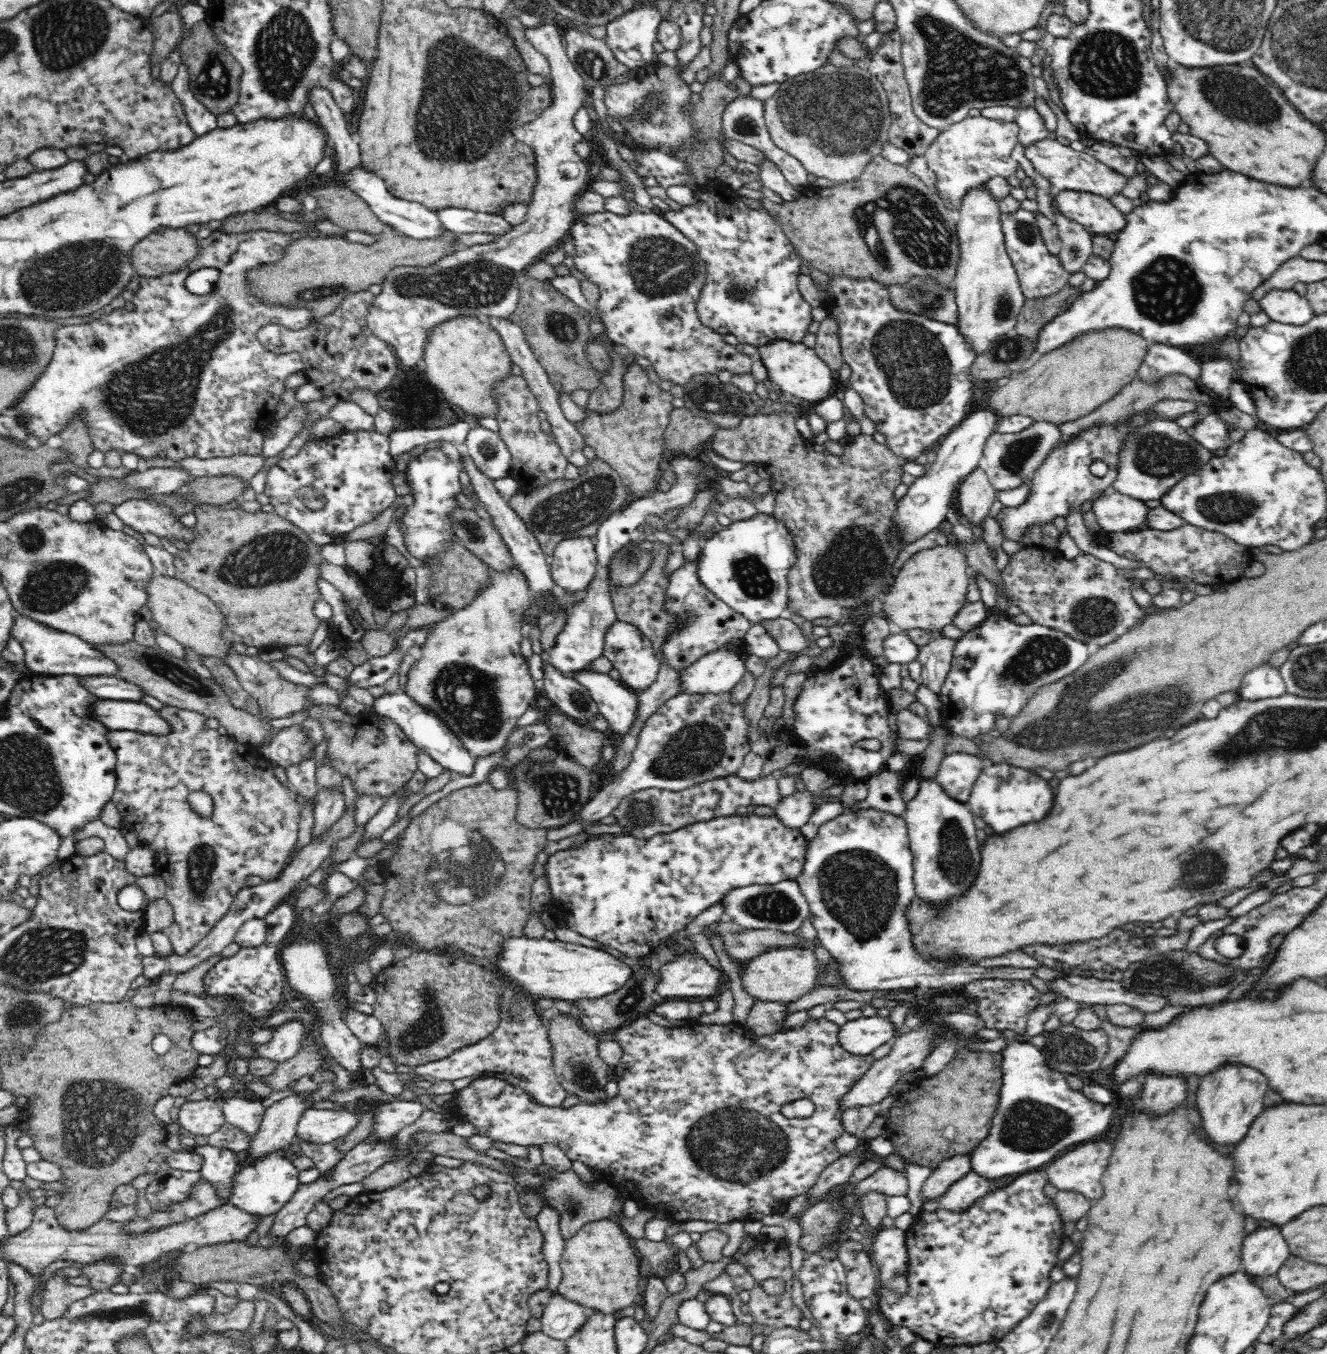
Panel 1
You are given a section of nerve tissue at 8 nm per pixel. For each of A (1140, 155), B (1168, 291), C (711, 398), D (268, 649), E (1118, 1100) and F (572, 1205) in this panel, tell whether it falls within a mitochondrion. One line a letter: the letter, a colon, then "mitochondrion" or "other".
A: other
B: mitochondrion
C: mitochondrion
D: other
E: other
F: mitochondrion

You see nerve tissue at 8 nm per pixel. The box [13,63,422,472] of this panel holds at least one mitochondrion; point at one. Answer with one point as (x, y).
(155, 394)

